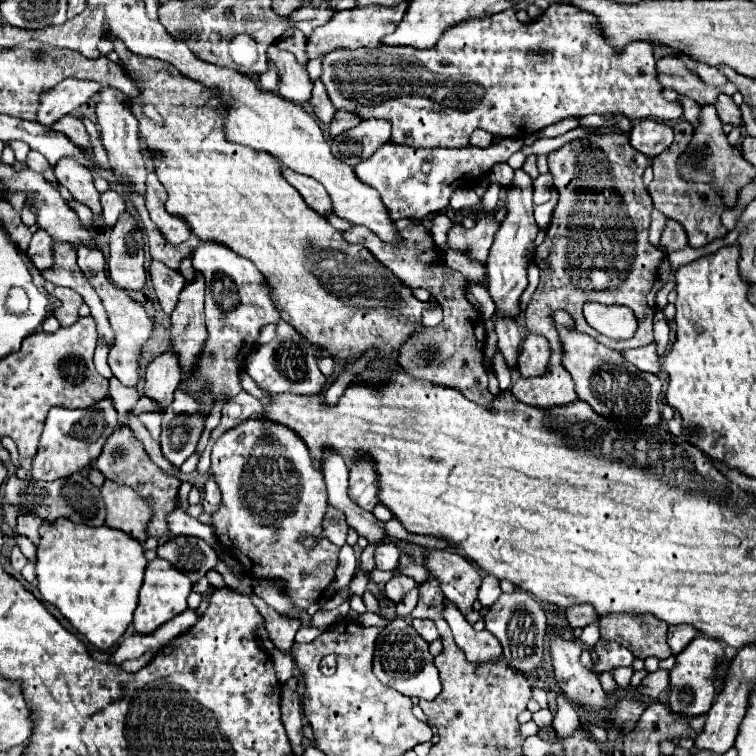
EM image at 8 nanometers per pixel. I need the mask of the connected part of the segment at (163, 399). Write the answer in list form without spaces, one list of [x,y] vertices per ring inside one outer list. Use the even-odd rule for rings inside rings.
[[[169,346],[147,366],[143,394],[159,402],[165,410],[173,402],[173,392],[181,382],[181,376],[183,370],[179,368],[179,356],[175,356],[175,350]]]

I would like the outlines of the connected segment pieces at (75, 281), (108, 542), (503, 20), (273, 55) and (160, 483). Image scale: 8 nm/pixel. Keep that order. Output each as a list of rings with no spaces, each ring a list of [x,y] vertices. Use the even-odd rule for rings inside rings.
[[[55,244],[53,258],[55,258],[55,264],[51,268],[43,270],[41,274],[45,276],[45,280],[49,280],[49,282],[53,282],[57,286],[67,286],[67,288],[71,288],[71,290],[75,290],[75,292],[79,292],[83,296],[85,304],[91,308],[91,316],[97,322],[99,338],[107,340],[109,346],[111,346],[113,340],[115,340],[113,330],[109,326],[109,320],[107,320],[107,314],[103,310],[103,304],[99,300],[99,296],[95,294],[93,286],[89,286],[83,272],[79,272],[75,248],[67,248],[67,244]]]
[[[59,518],[51,524],[43,524],[39,528],[41,544],[37,546],[37,580],[39,580],[39,592],[41,596],[55,604],[61,614],[81,632],[87,636],[91,644],[95,644],[101,650],[109,650],[121,634],[127,630],[127,626],[133,620],[133,612],[137,608],[137,596],[143,584],[145,574],[145,548],[139,540],[129,538],[125,532],[109,528],[109,526],[85,526],[85,524],[73,524],[71,520]]]
[[[551,4],[547,8],[547,12],[543,12],[541,18],[531,20],[527,24],[519,22],[515,18],[515,10],[507,10],[507,12],[497,12],[495,16],[485,16],[485,18],[475,18],[475,20],[463,20],[463,24],[455,24],[451,28],[447,28],[447,32],[443,32],[443,36],[439,38],[439,44],[435,44],[435,48],[425,48],[425,50],[417,50],[411,46],[383,46],[383,48],[357,48],[357,50],[335,50],[329,52],[323,58],[323,74],[321,80],[327,88],[327,94],[333,102],[333,106],[337,110],[345,110],[351,112],[355,116],[359,116],[361,120],[367,118],[383,118],[387,122],[391,122],[393,132],[391,132],[391,144],[399,144],[399,146],[409,146],[409,148],[461,148],[469,144],[471,132],[475,128],[487,130],[491,134],[497,136],[511,136],[511,138],[527,138],[539,130],[543,130],[549,124],[555,124],[563,118],[581,118],[587,114],[605,114],[605,112],[613,112],[613,114],[623,114],[629,120],[643,120],[643,118],[657,118],[657,120],[679,120],[681,118],[681,106],[677,102],[667,102],[661,96],[661,86],[655,78],[655,58],[653,58],[653,50],[649,44],[637,42],[635,44],[627,44],[627,48],[623,48],[623,52],[615,52],[615,48],[611,48],[611,44],[607,44],[607,40],[603,40],[603,36],[599,36],[599,32],[595,32],[595,16],[591,16],[591,12],[579,12],[579,8],[571,8],[571,4]]]
[[[267,50],[267,56],[279,72],[279,94],[297,104],[307,102],[311,98],[313,82],[295,56],[287,50]]]
[[[119,426],[117,432],[111,434],[107,444],[103,446],[101,456],[95,462],[95,468],[99,468],[105,478],[109,478],[109,480],[113,480],[117,484],[131,486],[151,506],[153,518],[147,524],[147,536],[153,536],[153,538],[167,536],[167,530],[169,530],[167,516],[177,508],[181,480],[165,474],[157,464],[153,464],[153,460],[145,452],[143,444],[133,436],[133,430],[129,426]]]

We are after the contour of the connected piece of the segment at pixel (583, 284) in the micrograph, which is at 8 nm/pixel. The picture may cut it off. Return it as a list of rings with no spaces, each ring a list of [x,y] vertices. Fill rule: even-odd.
[[[605,132],[581,140],[573,140],[559,150],[551,152],[547,156],[549,160],[549,172],[553,174],[555,188],[559,190],[559,202],[553,210],[551,226],[545,234],[545,240],[541,246],[535,250],[535,264],[541,270],[541,282],[525,310],[525,324],[527,330],[543,334],[549,344],[551,344],[551,358],[549,358],[549,368],[543,376],[533,376],[533,378],[519,378],[511,392],[519,402],[539,406],[539,408],[551,408],[551,406],[561,406],[577,400],[575,384],[571,380],[571,374],[563,368],[563,346],[559,344],[559,330],[555,328],[555,320],[551,320],[551,312],[565,310],[573,318],[573,326],[577,332],[593,336],[597,342],[613,348],[613,350],[627,350],[627,348],[639,348],[645,346],[653,340],[653,314],[655,314],[655,296],[657,292],[669,282],[671,276],[671,262],[663,250],[653,246],[647,238],[647,230],[651,224],[651,196],[643,186],[643,172],[645,168],[653,166],[655,158],[647,158],[641,152],[635,152],[631,148],[629,136],[627,134],[617,134],[617,132]],[[585,302],[599,302],[599,304],[623,304],[629,306],[639,322],[639,328],[633,338],[629,340],[611,340],[591,326],[587,326],[583,318],[583,304]]]

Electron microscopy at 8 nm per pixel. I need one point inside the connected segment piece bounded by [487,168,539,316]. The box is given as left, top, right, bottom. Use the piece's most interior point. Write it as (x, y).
(508, 261)

